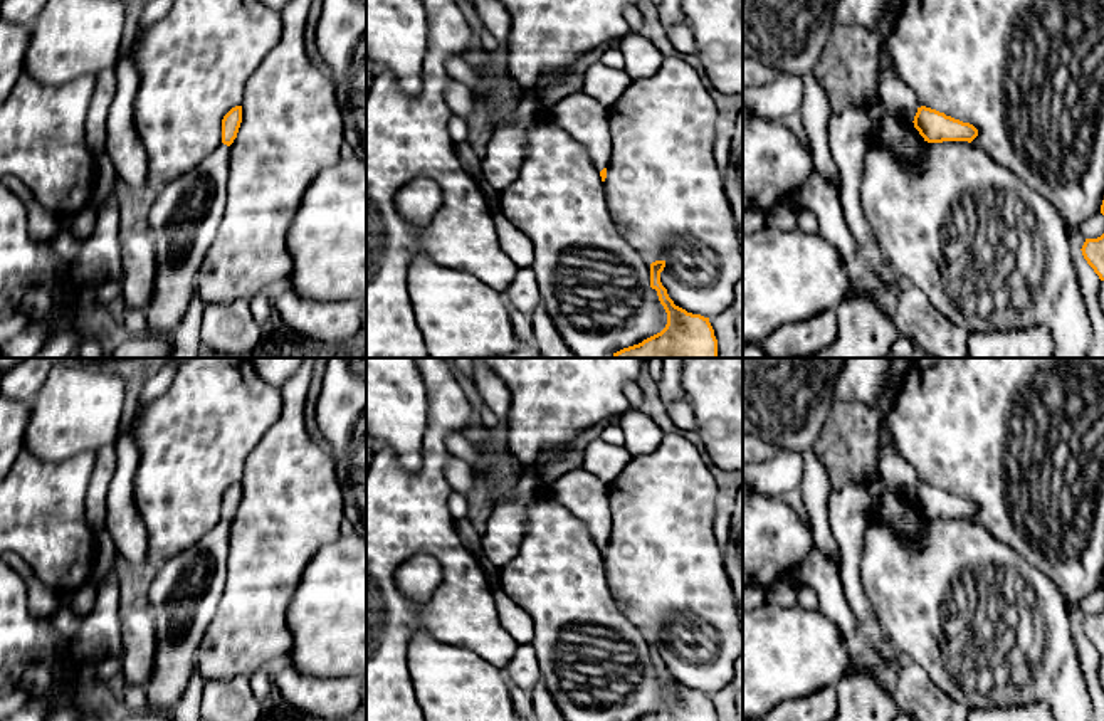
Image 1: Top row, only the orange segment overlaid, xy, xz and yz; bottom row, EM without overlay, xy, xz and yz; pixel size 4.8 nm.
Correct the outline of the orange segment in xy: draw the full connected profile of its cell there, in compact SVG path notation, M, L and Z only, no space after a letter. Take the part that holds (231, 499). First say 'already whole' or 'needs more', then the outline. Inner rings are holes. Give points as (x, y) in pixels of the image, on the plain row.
already whole | M242 482L232 484L222 496L222 519L230 523L242 499Z

